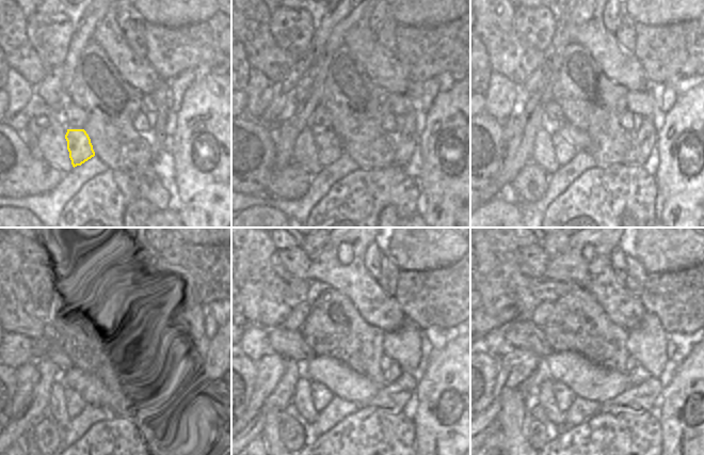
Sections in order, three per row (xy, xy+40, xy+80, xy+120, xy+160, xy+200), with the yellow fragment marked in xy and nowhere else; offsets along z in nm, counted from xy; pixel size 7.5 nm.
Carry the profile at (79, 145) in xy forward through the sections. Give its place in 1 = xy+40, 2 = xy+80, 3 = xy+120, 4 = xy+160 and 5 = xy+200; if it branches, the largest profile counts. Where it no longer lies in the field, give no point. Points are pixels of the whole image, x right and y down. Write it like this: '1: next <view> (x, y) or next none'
1: next xy+40 (329, 146)
2: next xy+80 (564, 151)
3: next xy+120 (76, 403)
4: next xy+160 (321, 396)
5: next xy+200 (564, 396)

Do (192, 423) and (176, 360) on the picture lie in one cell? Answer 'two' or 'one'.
two

